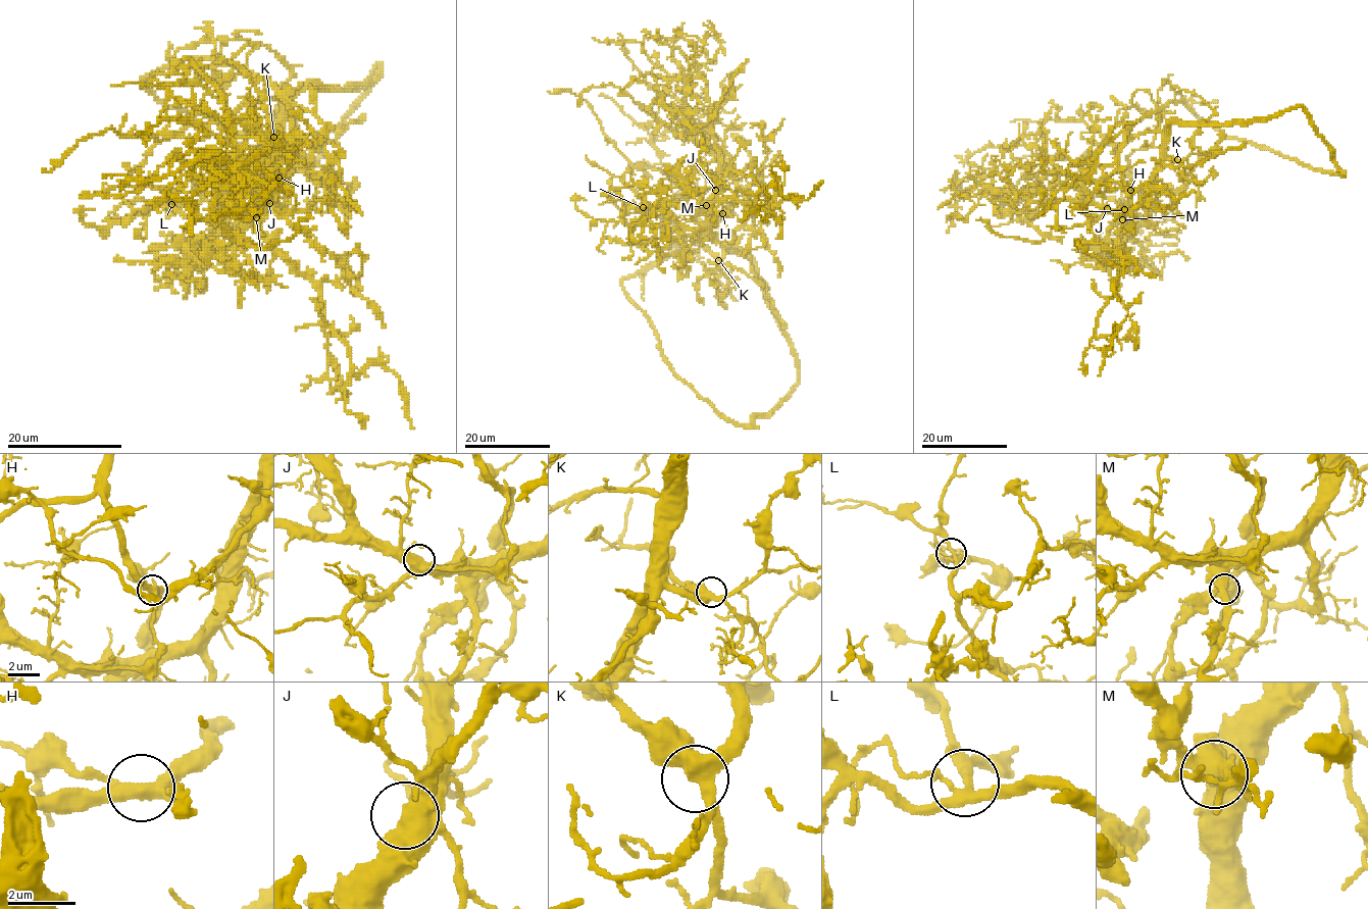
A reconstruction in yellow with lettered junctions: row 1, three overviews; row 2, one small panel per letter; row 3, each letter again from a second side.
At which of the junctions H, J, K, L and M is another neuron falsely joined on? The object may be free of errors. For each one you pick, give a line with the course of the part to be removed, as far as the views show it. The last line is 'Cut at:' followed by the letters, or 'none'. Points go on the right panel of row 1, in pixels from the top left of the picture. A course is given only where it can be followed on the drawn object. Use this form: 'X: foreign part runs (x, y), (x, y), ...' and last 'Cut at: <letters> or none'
Cut at: none

